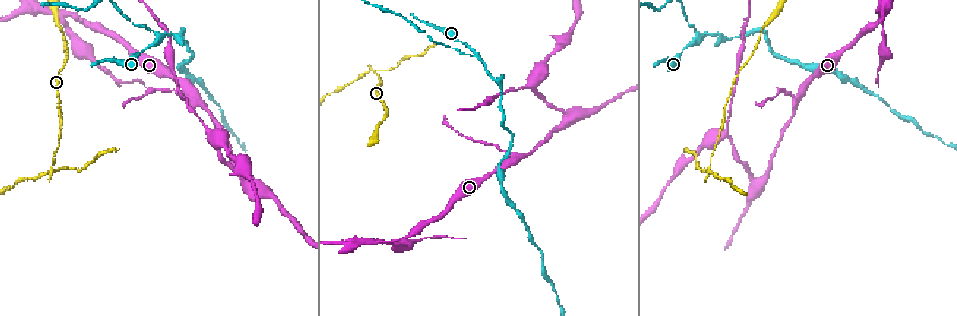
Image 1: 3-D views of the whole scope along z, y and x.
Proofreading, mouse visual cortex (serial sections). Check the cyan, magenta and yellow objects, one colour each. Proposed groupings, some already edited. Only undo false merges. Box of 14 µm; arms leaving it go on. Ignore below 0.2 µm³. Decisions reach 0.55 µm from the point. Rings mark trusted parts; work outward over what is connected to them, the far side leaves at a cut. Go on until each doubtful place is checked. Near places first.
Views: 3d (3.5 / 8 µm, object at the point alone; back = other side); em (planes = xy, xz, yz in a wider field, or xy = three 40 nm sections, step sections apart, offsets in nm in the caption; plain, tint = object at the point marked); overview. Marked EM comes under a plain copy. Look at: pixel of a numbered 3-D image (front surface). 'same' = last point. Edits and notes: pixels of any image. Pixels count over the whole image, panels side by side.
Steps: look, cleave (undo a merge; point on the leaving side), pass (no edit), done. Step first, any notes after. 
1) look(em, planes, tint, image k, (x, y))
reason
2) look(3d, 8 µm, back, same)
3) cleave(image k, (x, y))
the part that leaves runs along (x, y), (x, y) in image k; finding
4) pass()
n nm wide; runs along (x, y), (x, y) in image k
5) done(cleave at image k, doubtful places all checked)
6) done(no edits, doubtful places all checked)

look(3d, 8 µm, image 1, (567, 116))
three arms meet

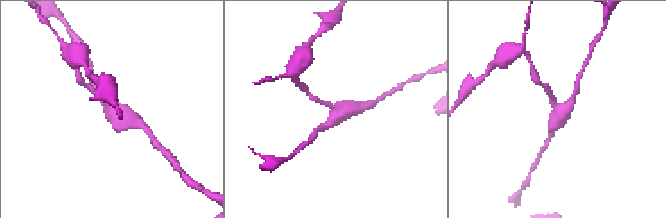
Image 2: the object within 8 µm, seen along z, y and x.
look(3d, 3.5 µm, image 2, (562, 112))

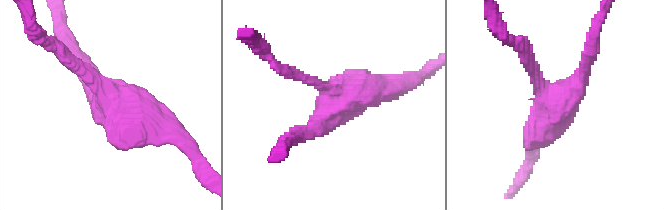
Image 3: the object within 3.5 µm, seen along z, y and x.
look(em, xy, step 2, tint, image 3, (332, 101))

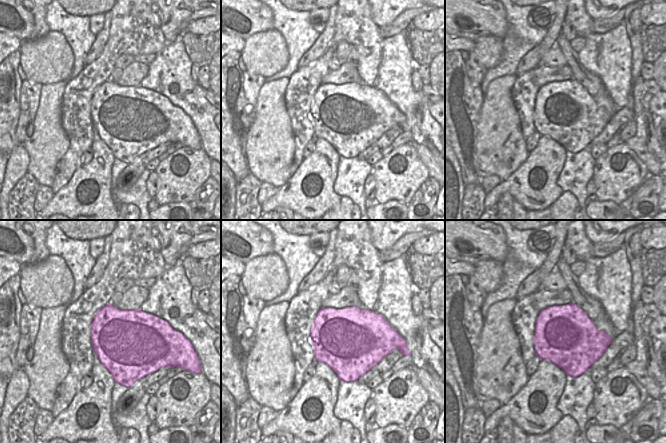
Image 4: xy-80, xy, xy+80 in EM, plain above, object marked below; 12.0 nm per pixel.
pass()
runs along (299, 134), (330, 93), (287, 72) in image 3; all the same cell

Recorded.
look(3d, 8 µm, back, image 1, (531, 86))
a narrow waist

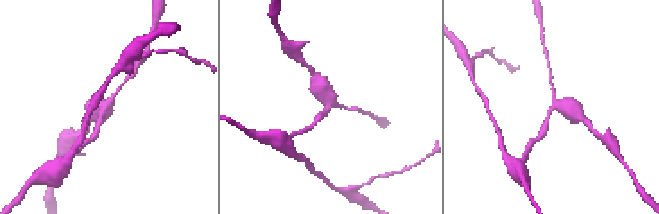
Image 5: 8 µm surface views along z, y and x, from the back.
look(3d, 3.5 µm, image 5, (329, 104))
zoom in

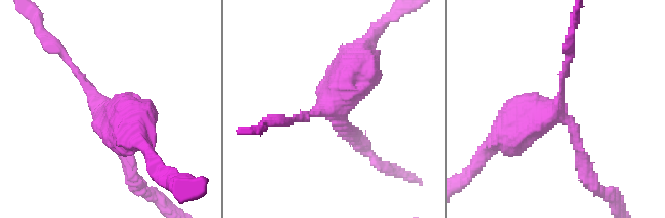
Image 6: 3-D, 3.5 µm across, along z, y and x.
look(em, xy, step 3, tint, image 6, (106, 112))
3 arms; arms of 100, 200, 700 nm

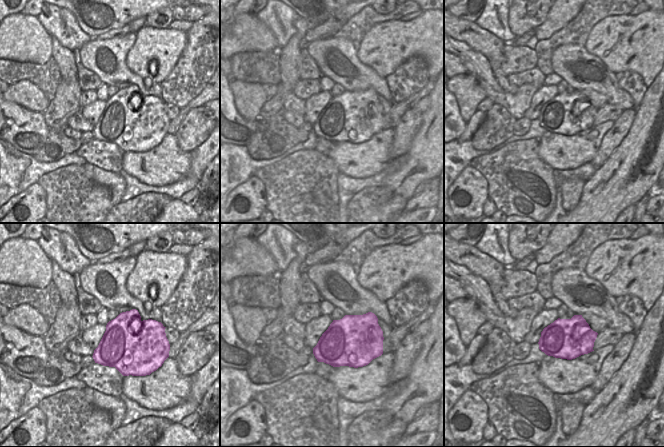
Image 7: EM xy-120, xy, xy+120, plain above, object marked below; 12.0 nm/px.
pass()
runs along (584, 163), (558, 111), (504, 136) in image 6; one cell here

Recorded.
look(3d, 3.5 µm, image 1, (697, 41))
arms part here

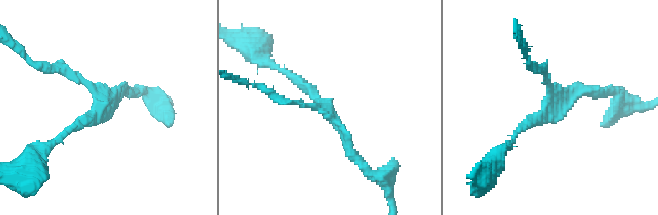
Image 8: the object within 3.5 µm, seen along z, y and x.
look(em, xy, step 3, tint, image 8, (550, 104))

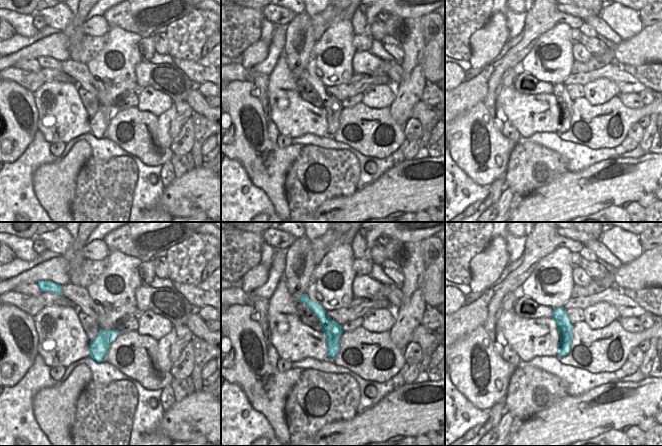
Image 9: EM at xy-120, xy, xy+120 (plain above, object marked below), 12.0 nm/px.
look(em, xy, step 5, tint, same)
another direction

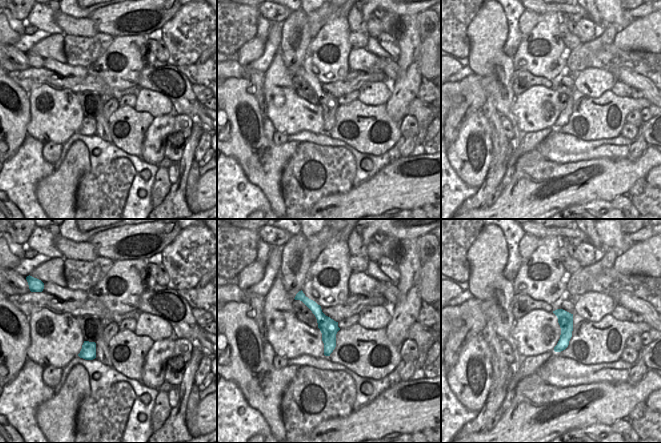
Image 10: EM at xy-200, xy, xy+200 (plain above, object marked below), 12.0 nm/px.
pass()
runs along (303, 297), (328, 327), (327, 353) in image 10; one cell here

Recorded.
look(3d, 8 µm, image 1, (383, 241))
sharp bend

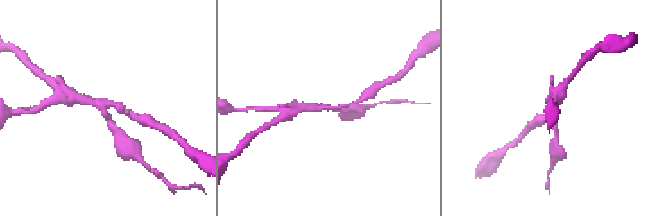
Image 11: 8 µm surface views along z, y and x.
look(em, xy, step 1, tint, image 11, (102, 108))
need the tissue

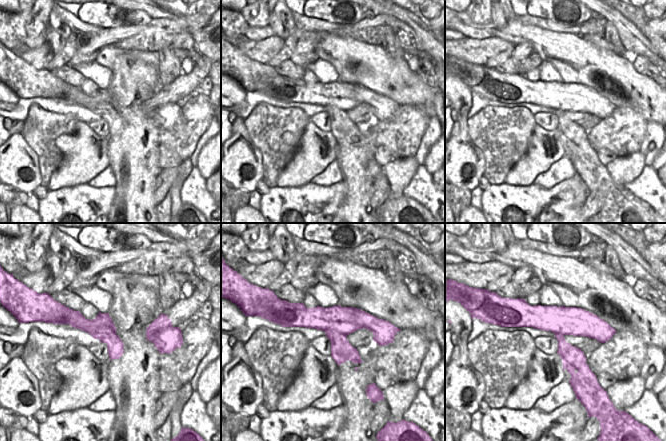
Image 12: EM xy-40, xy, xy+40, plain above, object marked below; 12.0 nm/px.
cleave(image 11, (111, 126))
arms of 100, 150, 300 nm; border along (346, 334), (330, 340) in image 12; a second cell is stuck on

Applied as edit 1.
look(overview)

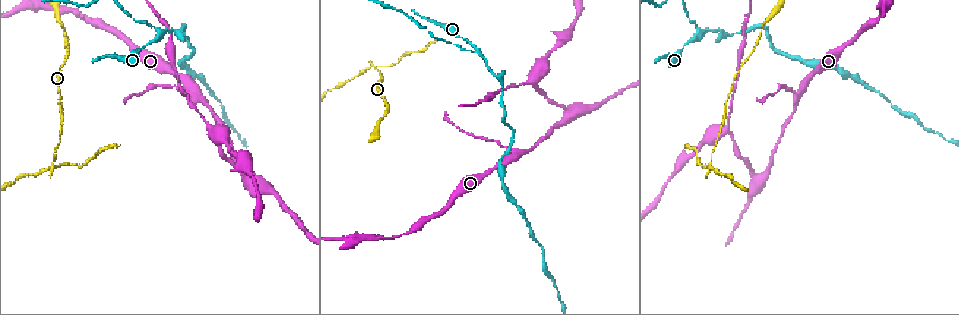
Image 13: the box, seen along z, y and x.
look(3d, 3.5 µm, image 13, (732, 35))
thin neck

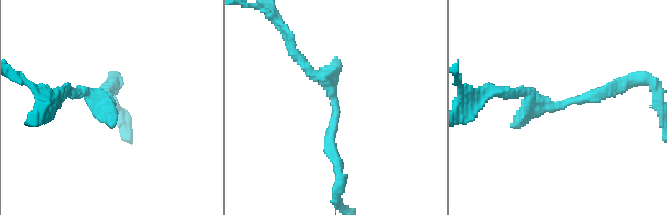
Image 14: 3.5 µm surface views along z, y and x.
look(em, xy, step 3, tint, image 14, (560, 105))
shape alone is not enough

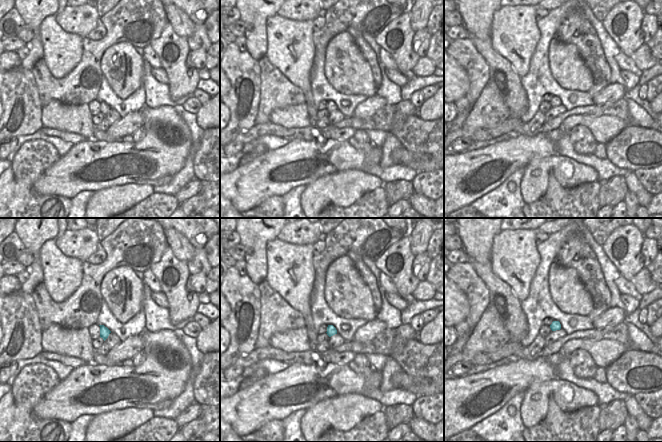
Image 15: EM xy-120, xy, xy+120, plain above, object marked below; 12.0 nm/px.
pass()
continuous, no second cell

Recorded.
look(3d, 3.5 µm, image 13, (184, 25))
abrupt turn

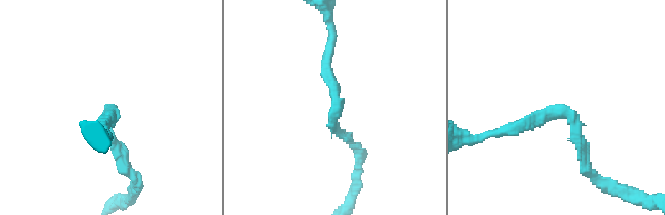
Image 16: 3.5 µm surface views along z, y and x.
look(em, xy, step 2, tint, image 16, (334, 117))
arms of 150, 200 nm; shape alone is not enough

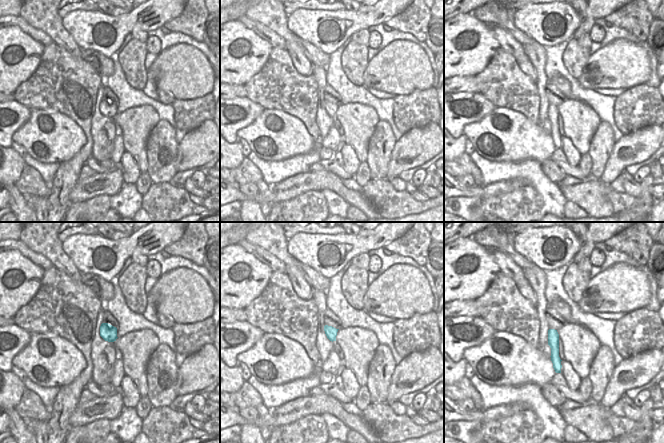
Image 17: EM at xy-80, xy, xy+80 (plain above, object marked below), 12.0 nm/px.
pass()
runs along (551, 331), (558, 370) in image 17; all the same cell

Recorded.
look(3d, 8 µm, image 13, (55, 157))
thin neck

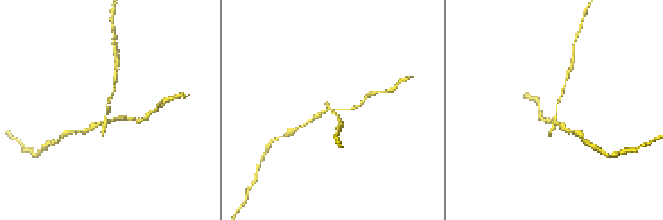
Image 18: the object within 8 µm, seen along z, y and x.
look(em, xy, step 2, tint, image 18, (332, 109))
need the tissue

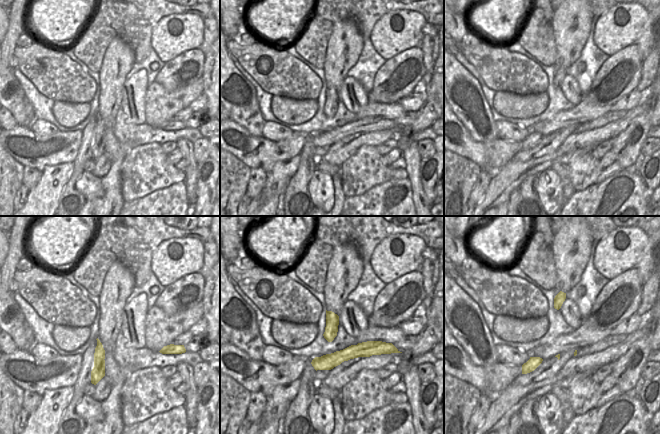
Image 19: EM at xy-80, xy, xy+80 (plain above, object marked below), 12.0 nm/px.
cleave(image 18, (124, 118))
the part that leaves runs along (106, 122), (69, 132) in image 18; a second cell is stuck on

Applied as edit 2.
done(cleave at image 11, cleave at image 18, doubtful places all checked)

